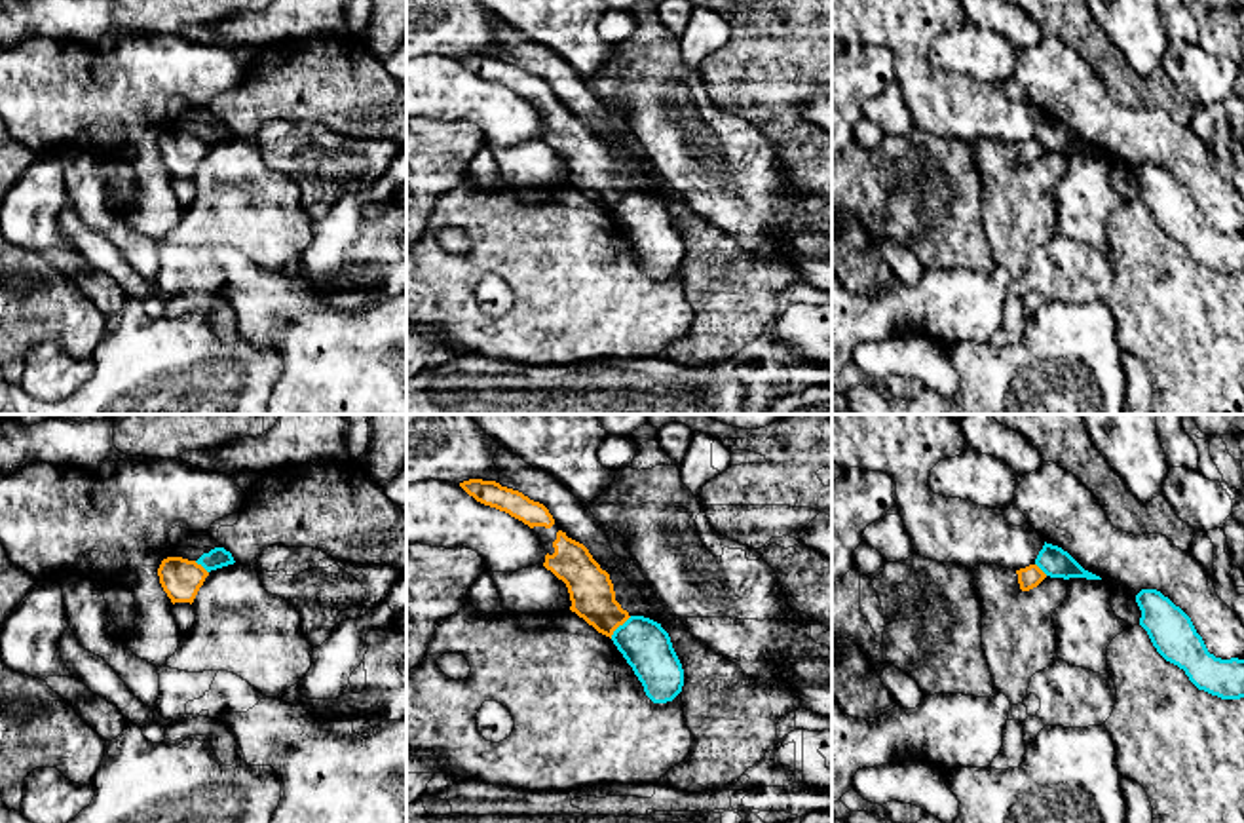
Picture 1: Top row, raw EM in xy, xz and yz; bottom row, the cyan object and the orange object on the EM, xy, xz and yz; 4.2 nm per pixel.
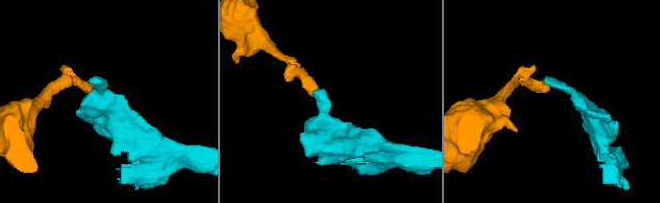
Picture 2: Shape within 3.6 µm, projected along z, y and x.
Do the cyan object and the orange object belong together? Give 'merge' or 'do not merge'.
do not merge

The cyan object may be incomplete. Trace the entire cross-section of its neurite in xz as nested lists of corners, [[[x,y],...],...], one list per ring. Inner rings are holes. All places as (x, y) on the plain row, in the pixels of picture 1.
[[[631,190],[612,209],[613,219],[653,278],[672,276],[684,260],[684,243],[661,198]]]

